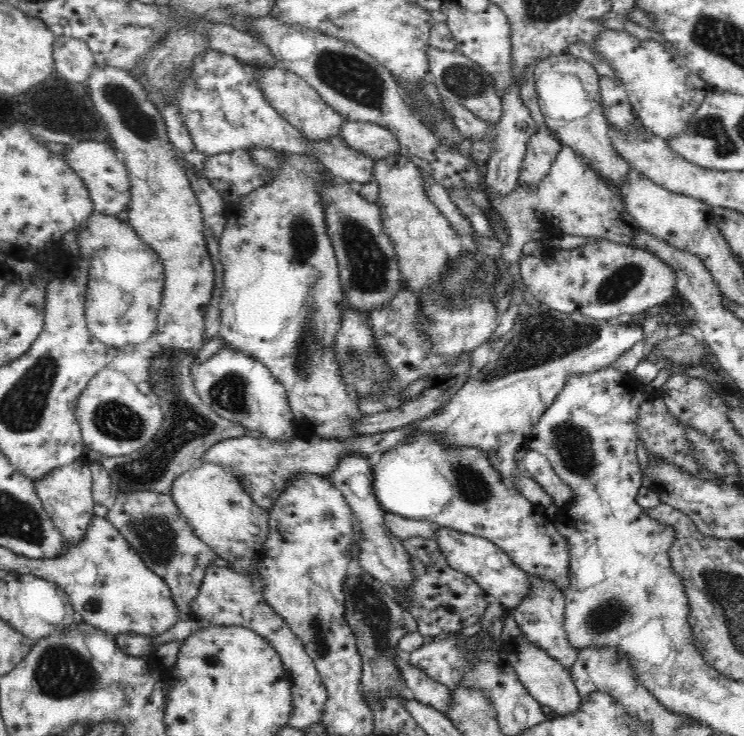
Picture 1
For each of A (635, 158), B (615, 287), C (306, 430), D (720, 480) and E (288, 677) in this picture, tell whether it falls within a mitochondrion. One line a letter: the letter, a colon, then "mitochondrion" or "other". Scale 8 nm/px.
A: other
B: mitochondrion
C: other
D: other
E: other

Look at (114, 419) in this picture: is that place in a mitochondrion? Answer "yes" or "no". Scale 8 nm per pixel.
yes

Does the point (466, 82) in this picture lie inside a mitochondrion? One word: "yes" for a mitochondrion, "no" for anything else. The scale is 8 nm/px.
yes

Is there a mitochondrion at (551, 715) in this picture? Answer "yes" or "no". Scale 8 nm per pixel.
no

